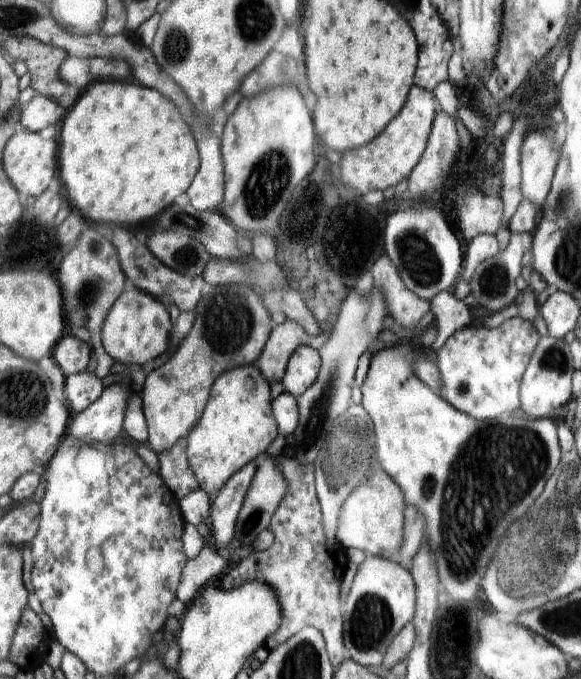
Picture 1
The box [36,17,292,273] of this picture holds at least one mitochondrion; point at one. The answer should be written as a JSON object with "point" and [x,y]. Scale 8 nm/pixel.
{"point":[177,45]}

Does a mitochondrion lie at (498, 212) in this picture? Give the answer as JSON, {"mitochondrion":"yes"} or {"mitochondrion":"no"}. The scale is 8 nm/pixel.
{"mitochondrion":"no"}

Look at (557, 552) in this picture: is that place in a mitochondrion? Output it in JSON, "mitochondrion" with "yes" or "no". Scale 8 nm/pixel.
{"mitochondrion":"yes"}

